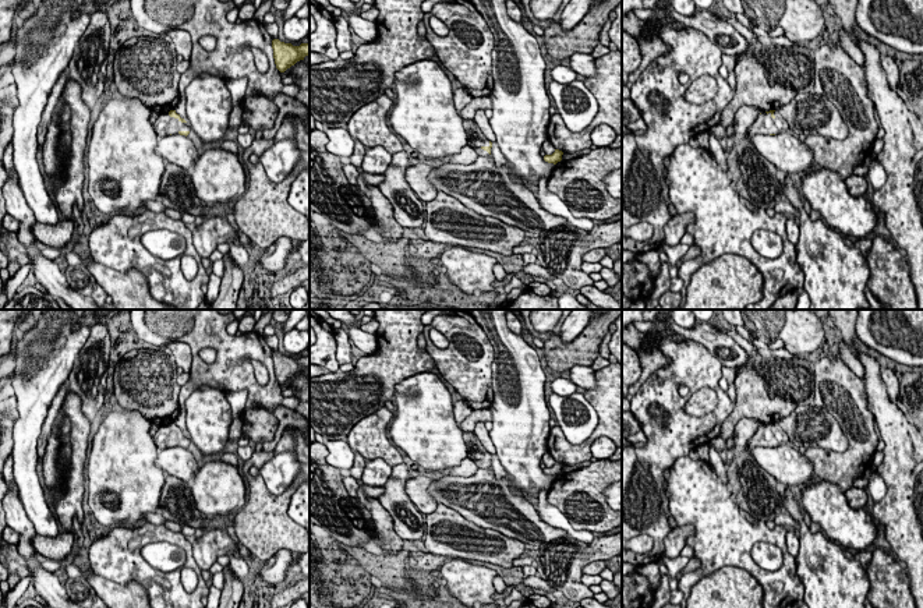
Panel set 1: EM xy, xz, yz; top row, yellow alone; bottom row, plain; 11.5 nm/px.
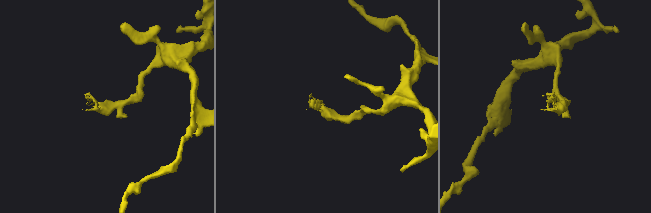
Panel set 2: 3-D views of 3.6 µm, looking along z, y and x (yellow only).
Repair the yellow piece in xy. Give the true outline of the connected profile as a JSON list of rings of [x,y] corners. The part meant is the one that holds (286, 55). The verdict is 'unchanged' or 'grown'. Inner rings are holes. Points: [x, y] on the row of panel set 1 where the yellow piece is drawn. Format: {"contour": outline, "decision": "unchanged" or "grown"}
{"contour": [[[279,39],[272,40],[273,59],[276,68],[284,73],[287,68],[294,66],[297,61],[310,57],[310,42],[293,46],[291,43],[280,42]]], "decision": "unchanged"}

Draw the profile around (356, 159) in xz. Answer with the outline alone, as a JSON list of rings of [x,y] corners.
[[[354,139],[354,152],[350,156],[350,163],[356,167],[361,167],[365,151],[367,148],[358,139]]]

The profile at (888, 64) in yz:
[[[887,56],[885,59],[881,60],[881,67],[885,73],[888,86],[897,91],[899,85],[899,68],[897,66],[895,59]]]

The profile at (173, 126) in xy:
[[[169,112],[159,113],[156,121],[153,123],[153,130],[158,138],[178,134],[180,131],[190,131],[188,123],[181,123],[178,119],[170,117]]]

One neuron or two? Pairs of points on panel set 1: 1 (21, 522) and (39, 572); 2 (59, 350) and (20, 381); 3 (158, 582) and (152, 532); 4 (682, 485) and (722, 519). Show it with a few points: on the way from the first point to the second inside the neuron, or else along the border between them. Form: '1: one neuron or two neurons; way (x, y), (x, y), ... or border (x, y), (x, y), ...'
1: one neuron; way (25, 534), (25, 550), (29, 559)
2: one neuron; way (49, 360), (29, 380)
3: one neuron; way (144, 571), (135, 562), (135, 547), (138, 544)
4: one neuron; way (692, 490), (713, 511)

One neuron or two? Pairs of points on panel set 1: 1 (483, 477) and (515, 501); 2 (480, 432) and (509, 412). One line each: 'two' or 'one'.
1: one
2: two

